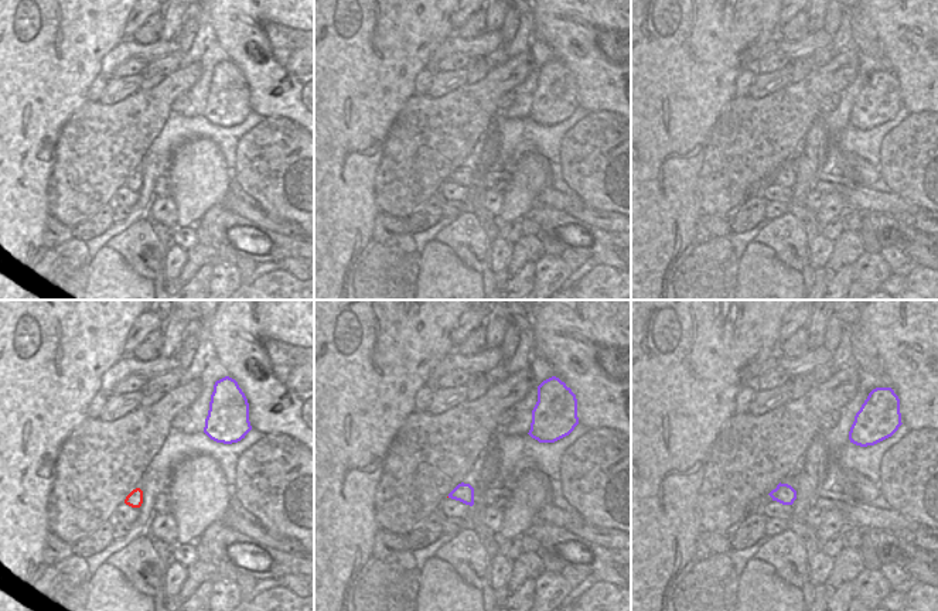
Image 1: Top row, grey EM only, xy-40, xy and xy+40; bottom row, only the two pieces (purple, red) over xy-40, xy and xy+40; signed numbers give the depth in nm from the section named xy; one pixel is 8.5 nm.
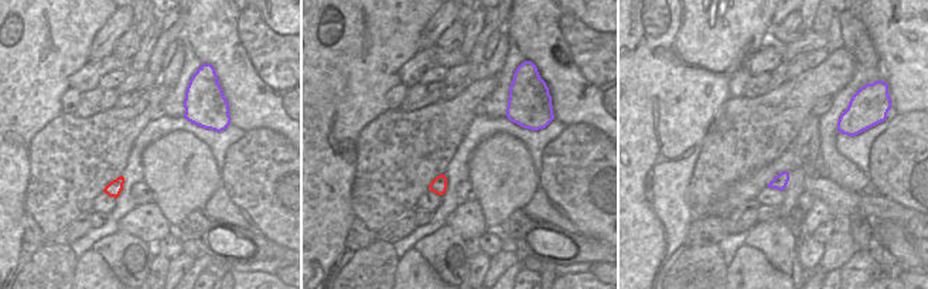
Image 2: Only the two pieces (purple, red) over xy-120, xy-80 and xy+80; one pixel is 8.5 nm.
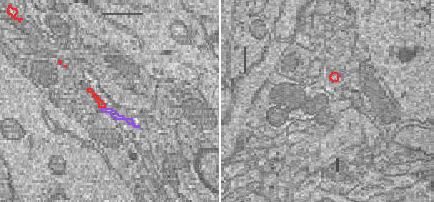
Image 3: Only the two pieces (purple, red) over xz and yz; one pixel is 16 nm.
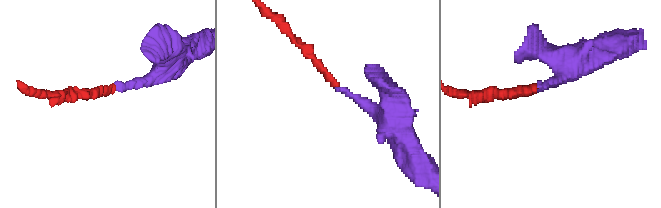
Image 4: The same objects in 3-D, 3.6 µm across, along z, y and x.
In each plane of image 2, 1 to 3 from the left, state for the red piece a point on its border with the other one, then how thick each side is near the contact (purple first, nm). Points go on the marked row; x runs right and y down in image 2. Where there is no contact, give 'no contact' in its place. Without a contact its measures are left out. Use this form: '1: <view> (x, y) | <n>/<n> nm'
1: no contact
2: no contact
3: no contact

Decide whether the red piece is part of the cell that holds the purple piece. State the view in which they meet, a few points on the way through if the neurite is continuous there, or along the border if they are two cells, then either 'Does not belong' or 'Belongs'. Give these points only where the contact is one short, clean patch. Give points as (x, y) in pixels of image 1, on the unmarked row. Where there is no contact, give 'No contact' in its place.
No contact. Belongs.

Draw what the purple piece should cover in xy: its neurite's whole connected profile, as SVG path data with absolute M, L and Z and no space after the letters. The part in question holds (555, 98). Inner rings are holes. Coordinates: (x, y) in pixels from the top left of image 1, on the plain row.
M552 59L538 69L529 119L539 126L555 126L579 107L577 82L570 71Z

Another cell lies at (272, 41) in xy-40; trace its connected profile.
M212 0L207 8L216 41L248 82L252 112L287 117L314 139L314 0Z

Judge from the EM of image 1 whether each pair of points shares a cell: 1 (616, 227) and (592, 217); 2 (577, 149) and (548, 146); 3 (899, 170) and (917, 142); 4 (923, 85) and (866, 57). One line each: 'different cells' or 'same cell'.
1: same cell
2: different cells
3: same cell
4: different cells

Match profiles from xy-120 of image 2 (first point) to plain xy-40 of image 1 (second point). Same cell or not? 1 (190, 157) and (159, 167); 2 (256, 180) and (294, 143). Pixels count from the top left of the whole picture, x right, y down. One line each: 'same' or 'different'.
1: different
2: same

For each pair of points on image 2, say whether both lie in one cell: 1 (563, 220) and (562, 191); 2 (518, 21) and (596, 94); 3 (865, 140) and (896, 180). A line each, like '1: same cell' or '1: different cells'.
1: different cells
2: same cell
3: different cells

